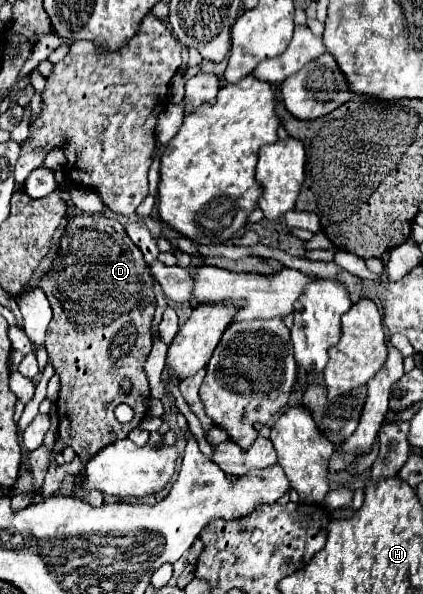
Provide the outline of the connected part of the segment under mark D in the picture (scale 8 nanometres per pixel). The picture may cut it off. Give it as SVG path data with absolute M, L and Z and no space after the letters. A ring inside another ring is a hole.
M75 215L65 227L65 235L61 237L53 269L47 273L47 277L41 279L39 287L45 291L53 307L53 319L47 329L45 349L49 353L49 359L53 361L55 373L59 373L61 377L61 391L57 399L59 437L53 453L63 451L67 445L71 445L83 459L83 463L87 463L87 459L91 459L101 447L117 439L125 439L127 433L133 431L147 415L143 399L149 397L151 389L145 375L145 361L151 353L151 323L157 307L151 289L149 265L121 225L113 223L105 215L81 215L79 219ZM125 377L131 381L129 393L121 389L121 381ZM119 403L127 403L135 411L135 417L125 425L119 423L113 415L113 409Z

